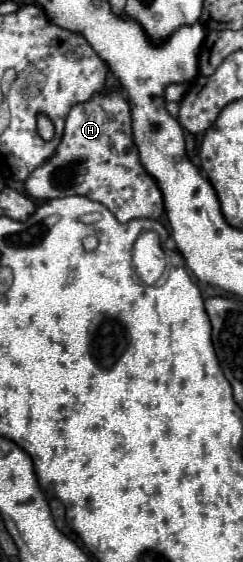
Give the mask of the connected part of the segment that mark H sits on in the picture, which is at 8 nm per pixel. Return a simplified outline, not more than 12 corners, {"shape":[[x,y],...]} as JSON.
{"shape":[[117,88],[71,108],[33,200],[83,194],[159,220],[161,190]]}

